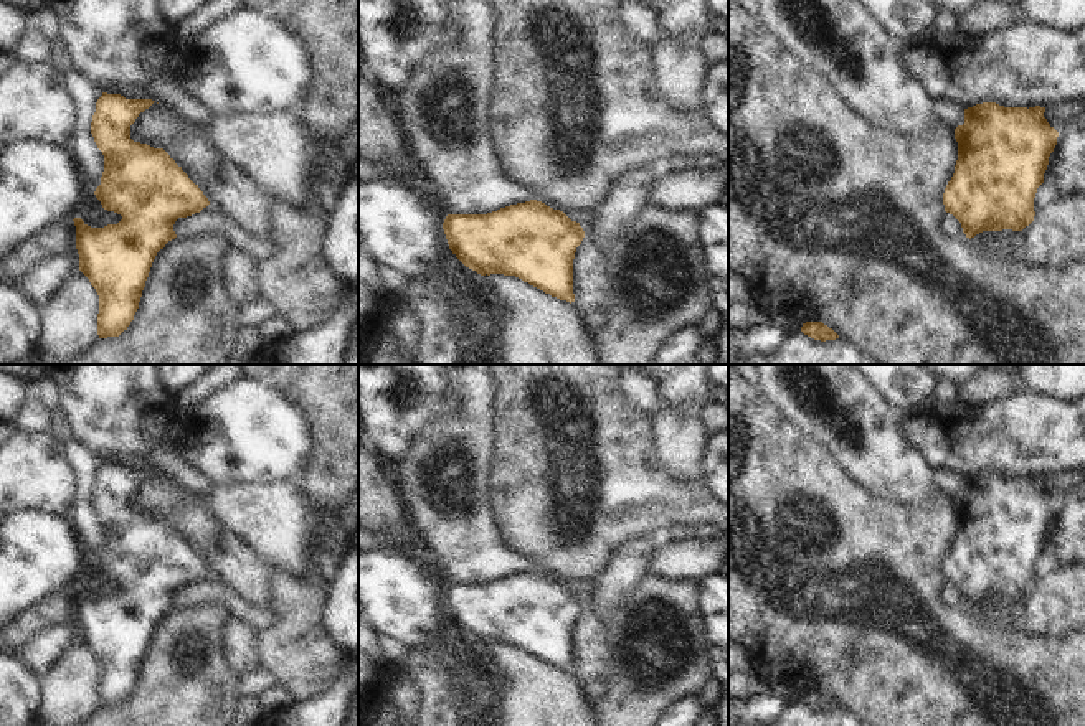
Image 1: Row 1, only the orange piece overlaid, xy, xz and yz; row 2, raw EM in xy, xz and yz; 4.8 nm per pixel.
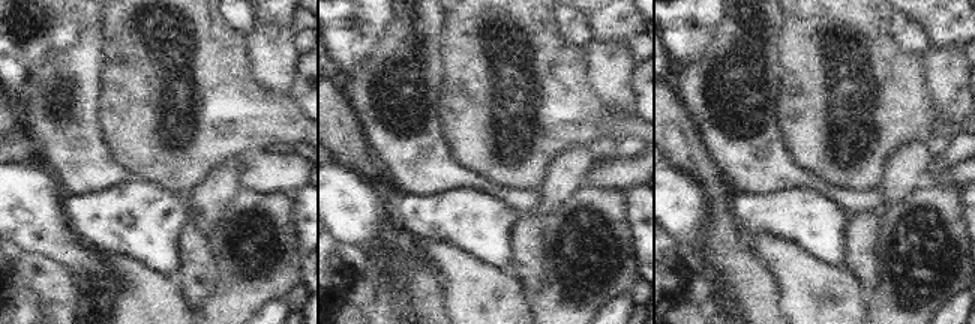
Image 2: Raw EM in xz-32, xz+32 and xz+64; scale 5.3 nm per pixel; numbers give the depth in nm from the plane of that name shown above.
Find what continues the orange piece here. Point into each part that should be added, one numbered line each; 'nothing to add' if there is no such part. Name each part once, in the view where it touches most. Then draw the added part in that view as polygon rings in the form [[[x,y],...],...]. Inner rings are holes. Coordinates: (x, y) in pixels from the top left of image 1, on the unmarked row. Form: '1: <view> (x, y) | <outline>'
nothing to add

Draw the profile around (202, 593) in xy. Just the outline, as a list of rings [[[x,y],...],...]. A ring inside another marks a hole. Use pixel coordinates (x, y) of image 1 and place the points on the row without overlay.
[[[216,579],[211,582],[195,582],[187,587],[178,587],[173,594],[173,601],[182,607],[188,607],[195,602],[221,602],[228,607],[231,617],[241,620],[258,634],[269,629],[277,619],[277,615],[266,607],[254,609],[248,606],[239,596],[226,589]]]

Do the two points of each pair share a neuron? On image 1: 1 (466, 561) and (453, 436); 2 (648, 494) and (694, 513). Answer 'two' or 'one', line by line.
1: one
2: one

